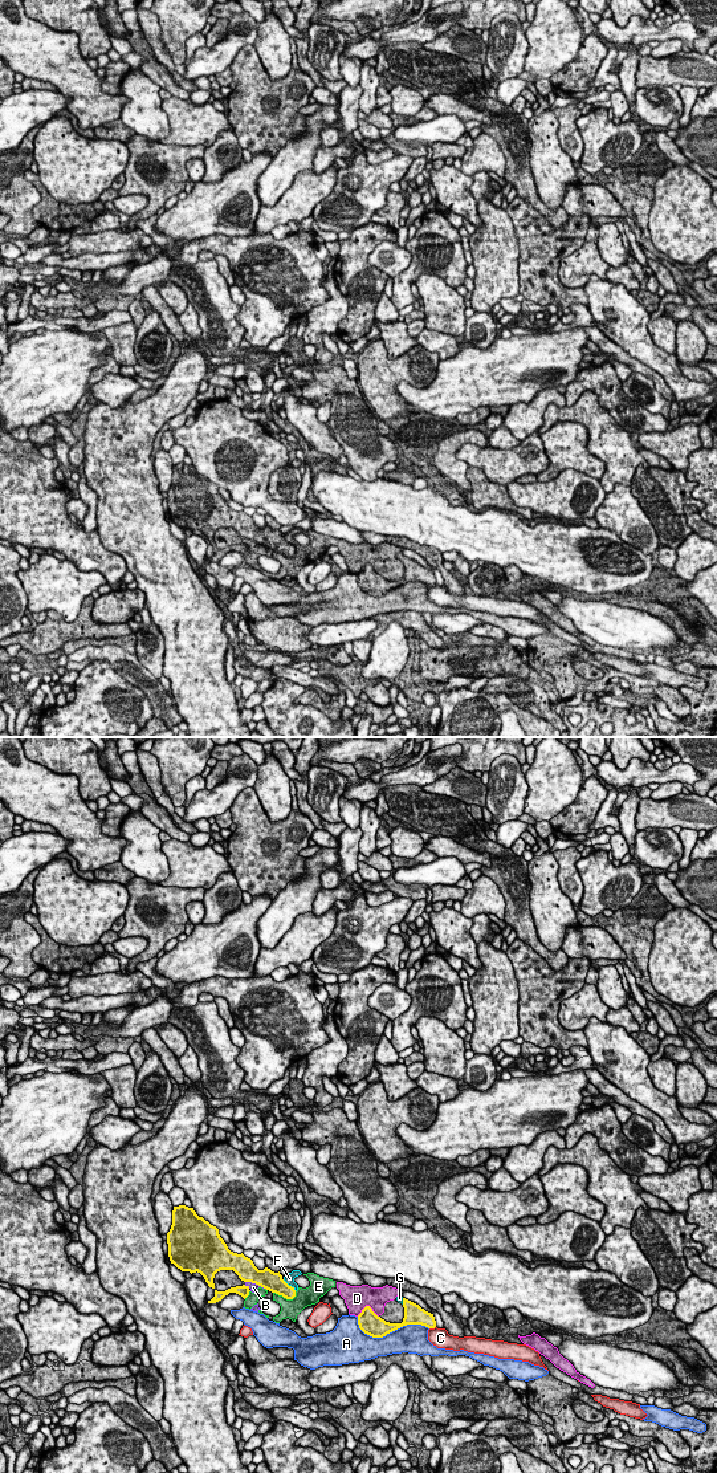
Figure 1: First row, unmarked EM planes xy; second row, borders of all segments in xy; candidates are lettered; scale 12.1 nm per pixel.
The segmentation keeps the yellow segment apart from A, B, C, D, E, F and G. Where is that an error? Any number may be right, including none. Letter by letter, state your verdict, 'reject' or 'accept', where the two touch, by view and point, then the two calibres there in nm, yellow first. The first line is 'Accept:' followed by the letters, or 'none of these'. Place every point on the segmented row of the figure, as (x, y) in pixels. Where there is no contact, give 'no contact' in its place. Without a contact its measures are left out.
Accept: G
A: reject; meets yellow in xy at (388, 1333); 260 nm thick on the yellow side, 320 nm on the other
B: reject; meets yellow in xy at (256, 1284); 240 nm thick on the yellow side, 100 nm on the other
C: reject; meets yellow in xy at (432, 1327); 220 nm thick on the yellow side, 240 nm on the other
D: reject; meets yellow in xy at (369, 1306); 280 nm thick on the yellow side, 300 nm on the other
E: reject; meets yellow in xy at (285, 1297); 240 nm thick on the yellow side, 220 nm on the other
F: reject; meets yellow in xy at (288, 1285); 240 nm thick on the yellow side, 120 nm on the other
G: accept; meets yellow in xy at (403, 1301); 240 nm thick on the yellow side, 70 nm on the other

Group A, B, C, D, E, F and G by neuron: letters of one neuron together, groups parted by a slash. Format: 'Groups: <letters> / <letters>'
Groups: A / B D E F / C / G

